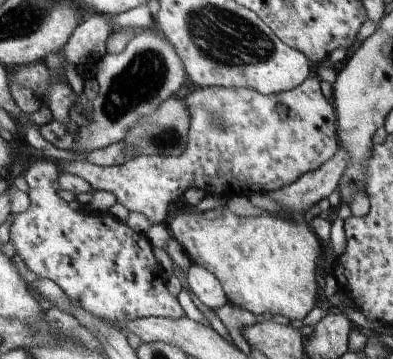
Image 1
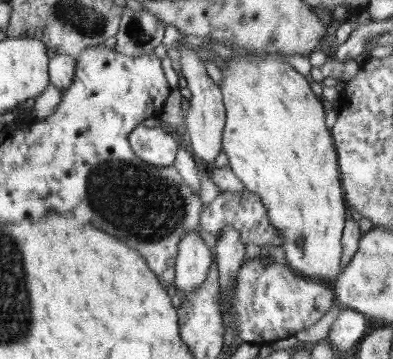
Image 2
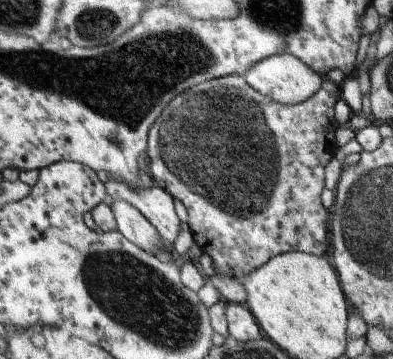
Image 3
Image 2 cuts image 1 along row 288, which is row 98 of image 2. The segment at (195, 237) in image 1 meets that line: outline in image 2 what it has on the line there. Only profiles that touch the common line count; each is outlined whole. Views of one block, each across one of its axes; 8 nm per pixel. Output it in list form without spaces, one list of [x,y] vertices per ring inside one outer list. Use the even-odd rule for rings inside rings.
[[[229,46],[235,54],[233,60],[225,60],[225,68],[223,68],[223,84],[221,94],[223,94],[223,104],[225,104],[225,126],[223,126],[223,134],[221,134],[221,150],[227,156],[227,164],[231,168],[231,172],[241,180],[241,184],[247,188],[247,192],[253,192],[259,196],[261,204],[267,210],[267,218],[269,224],[277,228],[279,236],[281,236],[281,248],[285,252],[285,260],[287,266],[307,278],[307,280],[315,280],[315,282],[323,282],[327,286],[331,286],[335,282],[337,276],[341,276],[341,254],[343,254],[343,246],[341,246],[341,236],[343,236],[343,228],[345,228],[345,218],[347,218],[347,204],[345,204],[345,196],[343,196],[343,188],[341,188],[341,178],[339,178],[339,168],[337,168],[337,152],[333,146],[333,138],[331,138],[331,130],[325,128],[325,112],[321,102],[313,96],[313,92],[309,90],[309,84],[305,82],[305,76],[297,74],[287,62],[283,62],[283,56],[279,54],[271,54],[271,52],[249,52],[249,50],[241,50],[241,48],[233,48]]]

